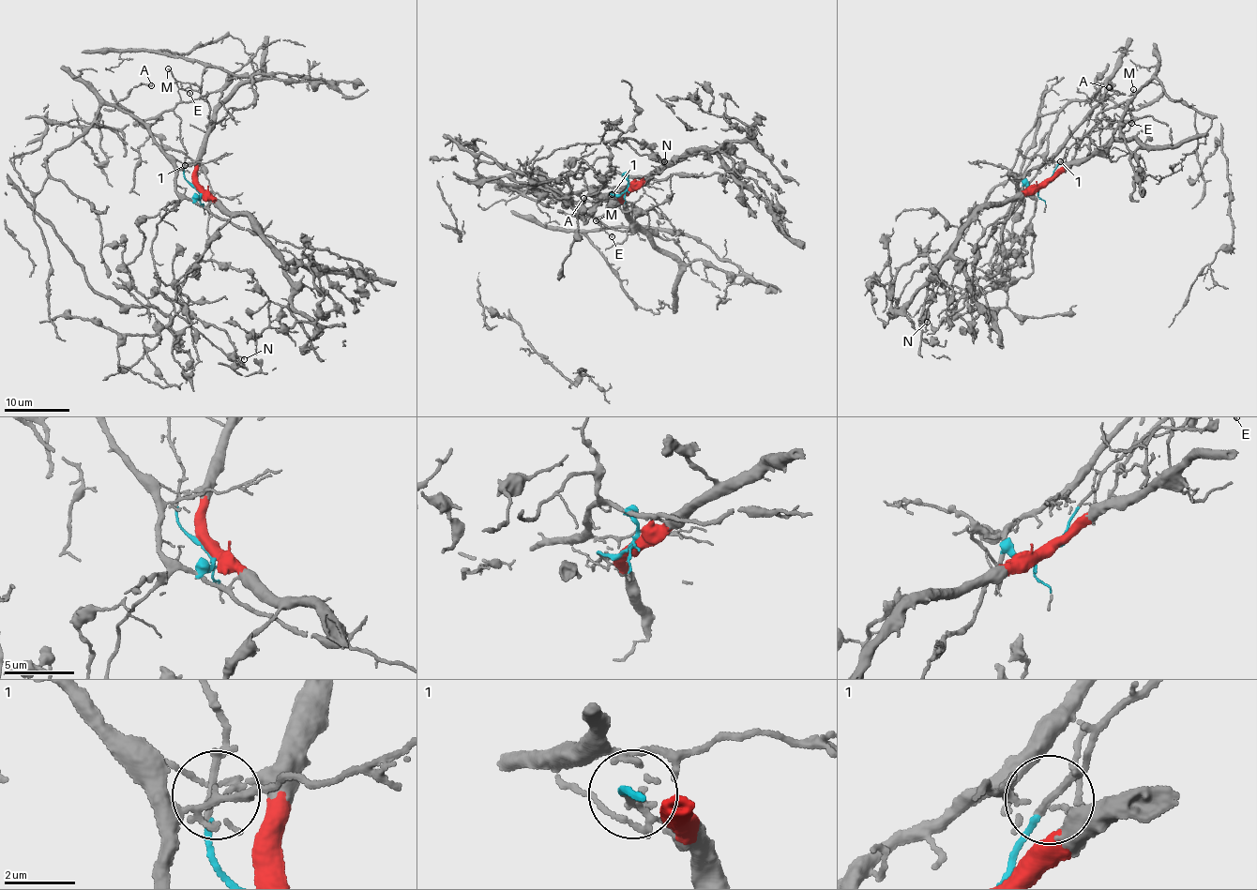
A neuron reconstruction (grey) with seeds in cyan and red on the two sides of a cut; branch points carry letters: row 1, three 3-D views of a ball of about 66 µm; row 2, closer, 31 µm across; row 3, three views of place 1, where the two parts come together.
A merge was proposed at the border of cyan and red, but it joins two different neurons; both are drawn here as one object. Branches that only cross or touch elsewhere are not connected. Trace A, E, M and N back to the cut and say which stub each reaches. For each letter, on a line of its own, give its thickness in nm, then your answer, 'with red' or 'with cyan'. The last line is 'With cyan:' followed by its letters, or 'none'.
A: calibre 190 nm; with red
E: calibre 150 nm; with cyan
M: calibre 90 nm; with cyan
N: calibre 110 nm; with red
With cyan: E, M

